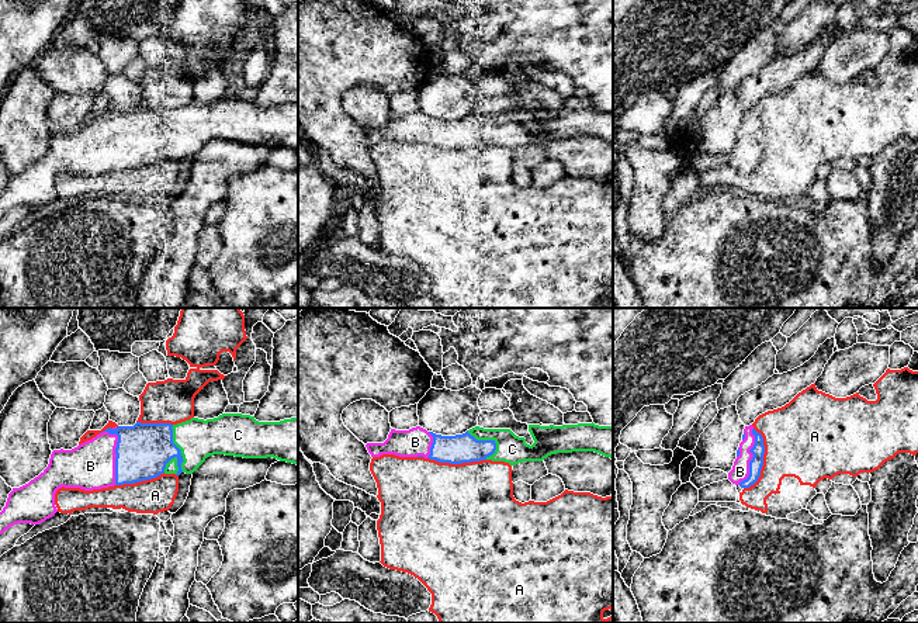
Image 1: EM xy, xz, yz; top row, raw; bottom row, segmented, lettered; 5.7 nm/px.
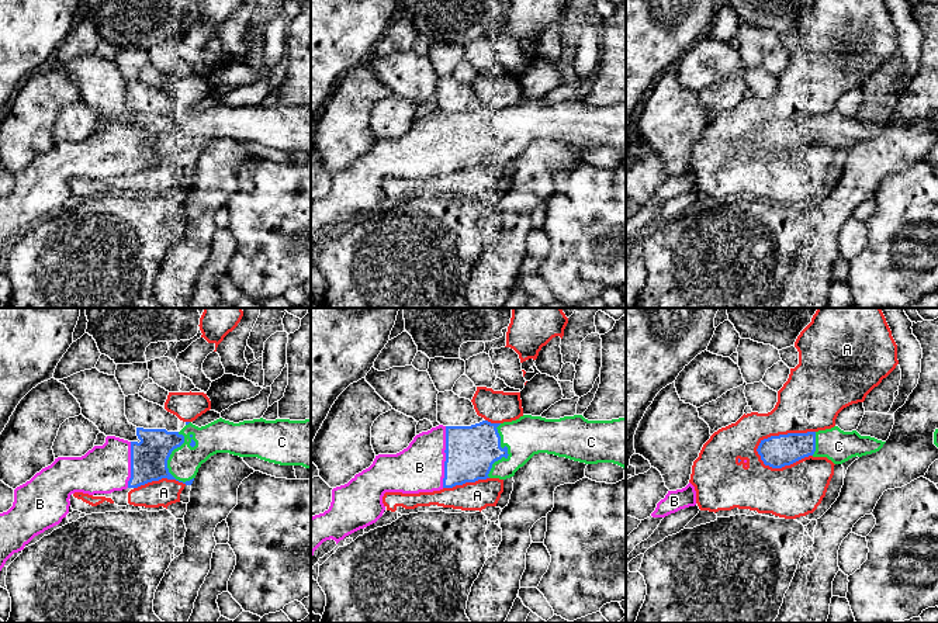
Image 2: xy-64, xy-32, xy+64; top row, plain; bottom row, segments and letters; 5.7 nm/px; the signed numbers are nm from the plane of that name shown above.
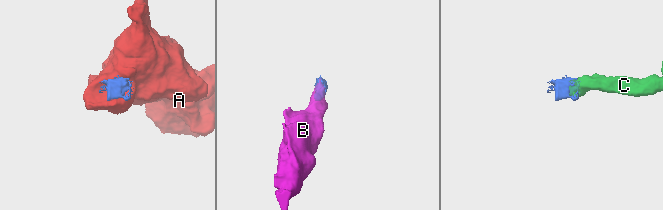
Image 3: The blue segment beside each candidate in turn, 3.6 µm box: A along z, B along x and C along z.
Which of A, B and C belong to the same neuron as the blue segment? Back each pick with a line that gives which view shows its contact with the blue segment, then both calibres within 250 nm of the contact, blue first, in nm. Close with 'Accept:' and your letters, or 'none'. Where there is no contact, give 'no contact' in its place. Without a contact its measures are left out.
B: xy | 300/280 nm
C: xy | 300/240 nm
Accept: B, C

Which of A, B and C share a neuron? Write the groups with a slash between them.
A / B C

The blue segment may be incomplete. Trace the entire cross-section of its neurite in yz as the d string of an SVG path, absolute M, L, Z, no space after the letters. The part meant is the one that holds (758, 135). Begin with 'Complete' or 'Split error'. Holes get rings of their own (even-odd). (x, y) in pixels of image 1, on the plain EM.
Split error. M752 110L745 111L742 127L737 135L737 143L732 155L728 158L728 165L741 173L749 173L761 162L763 150L763 122Z

